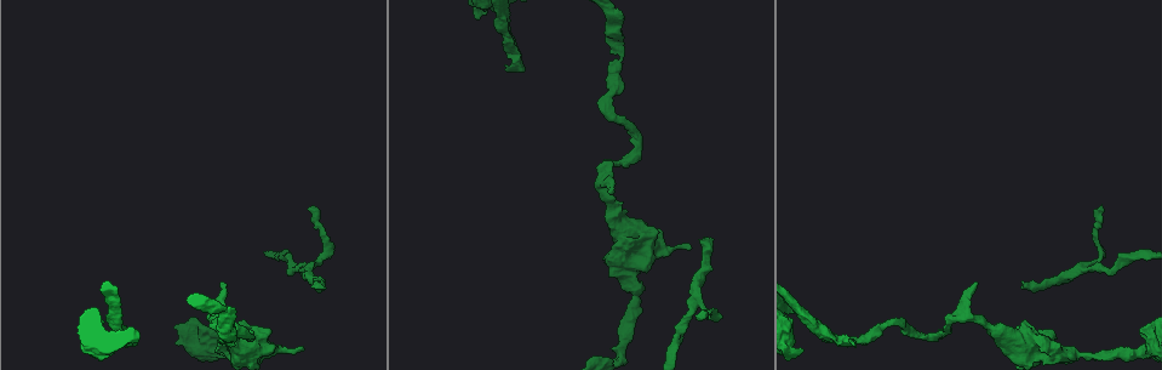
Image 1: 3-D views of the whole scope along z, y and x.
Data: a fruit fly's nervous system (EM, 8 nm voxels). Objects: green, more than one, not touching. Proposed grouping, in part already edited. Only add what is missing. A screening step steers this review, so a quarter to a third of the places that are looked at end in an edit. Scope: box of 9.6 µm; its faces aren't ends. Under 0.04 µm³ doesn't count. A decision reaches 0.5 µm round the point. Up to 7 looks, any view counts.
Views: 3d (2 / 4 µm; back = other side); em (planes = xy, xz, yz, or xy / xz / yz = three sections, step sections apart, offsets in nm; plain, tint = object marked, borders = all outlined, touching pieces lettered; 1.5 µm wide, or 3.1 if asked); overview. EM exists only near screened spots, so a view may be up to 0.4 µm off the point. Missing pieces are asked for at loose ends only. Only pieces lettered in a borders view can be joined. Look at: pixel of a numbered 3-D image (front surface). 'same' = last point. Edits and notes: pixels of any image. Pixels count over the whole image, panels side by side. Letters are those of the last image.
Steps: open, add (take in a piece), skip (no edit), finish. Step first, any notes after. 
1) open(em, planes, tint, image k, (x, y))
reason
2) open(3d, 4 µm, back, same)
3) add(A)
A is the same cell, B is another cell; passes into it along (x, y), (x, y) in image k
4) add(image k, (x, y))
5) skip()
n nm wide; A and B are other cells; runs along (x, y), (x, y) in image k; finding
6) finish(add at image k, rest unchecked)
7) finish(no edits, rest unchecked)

open(em, planes, borders, image 1, (219, 345))
thick end

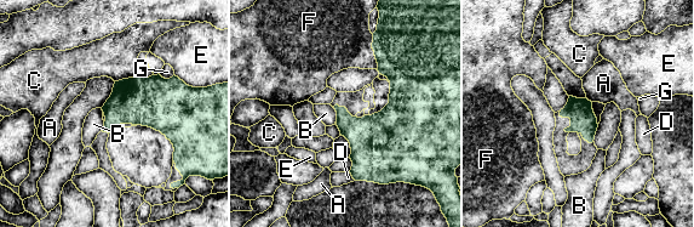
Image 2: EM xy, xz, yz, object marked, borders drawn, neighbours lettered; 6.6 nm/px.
skip()
A, B, C, D, E, F and G are other cells; border along (333, 108), (337, 120) in image 2; none of them fits

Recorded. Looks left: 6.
open(em, xz, step 4, tint, image 1, (221, 281))
thin end

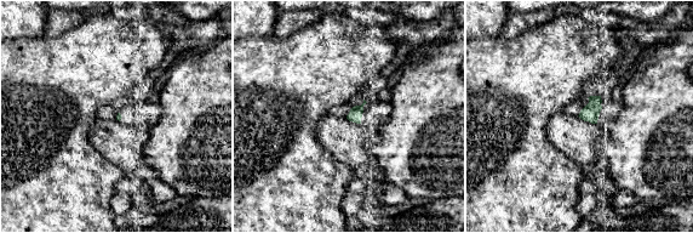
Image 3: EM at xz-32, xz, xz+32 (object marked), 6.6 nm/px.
open(em, planes, tint, same)

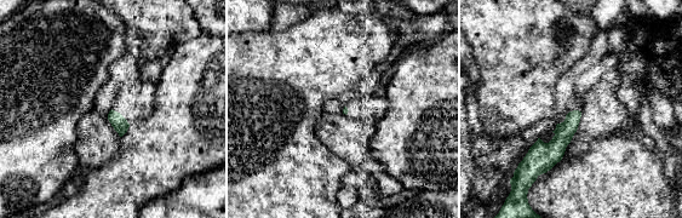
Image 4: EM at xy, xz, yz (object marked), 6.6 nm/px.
open(em, planes, borders, same)

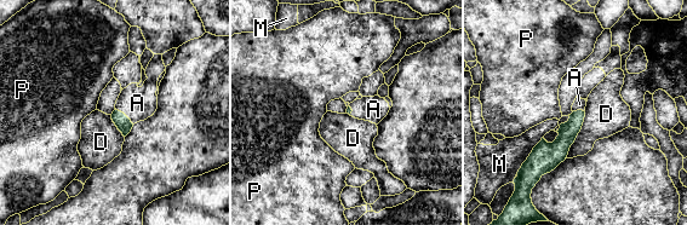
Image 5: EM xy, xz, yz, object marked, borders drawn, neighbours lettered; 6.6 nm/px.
add(A)
D touches over 340 nm; A is the same cell, D, M and P are other cells; the neuron continues

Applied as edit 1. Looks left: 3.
finish(add at image 5, rest unchecked)

